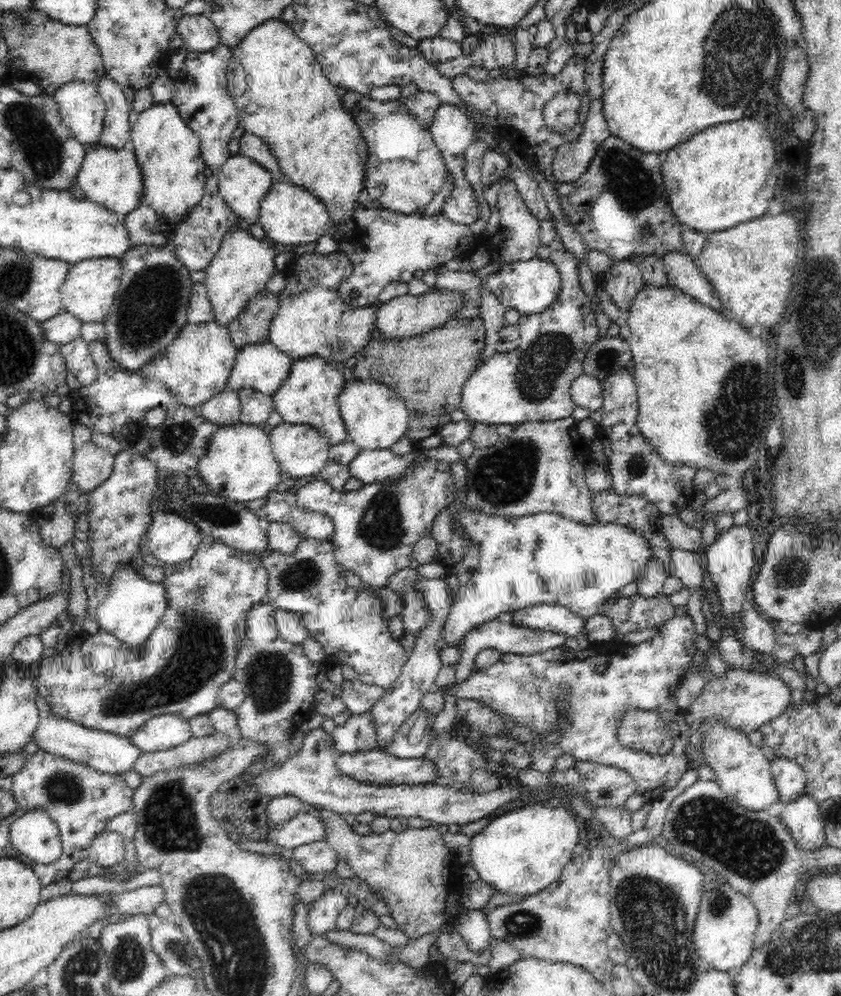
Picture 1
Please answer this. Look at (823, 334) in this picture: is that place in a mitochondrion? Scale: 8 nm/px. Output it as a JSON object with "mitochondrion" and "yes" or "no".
{"mitochondrion":"yes"}

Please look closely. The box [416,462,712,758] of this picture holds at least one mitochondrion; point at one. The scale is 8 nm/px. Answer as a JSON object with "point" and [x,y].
{"point":[560,693]}

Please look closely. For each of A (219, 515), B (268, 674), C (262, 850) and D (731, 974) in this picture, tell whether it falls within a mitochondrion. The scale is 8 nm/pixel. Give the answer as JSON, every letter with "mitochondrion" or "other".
{"A":"mitochondrion","B":"mitochondrion","C":"other","D":"other"}

